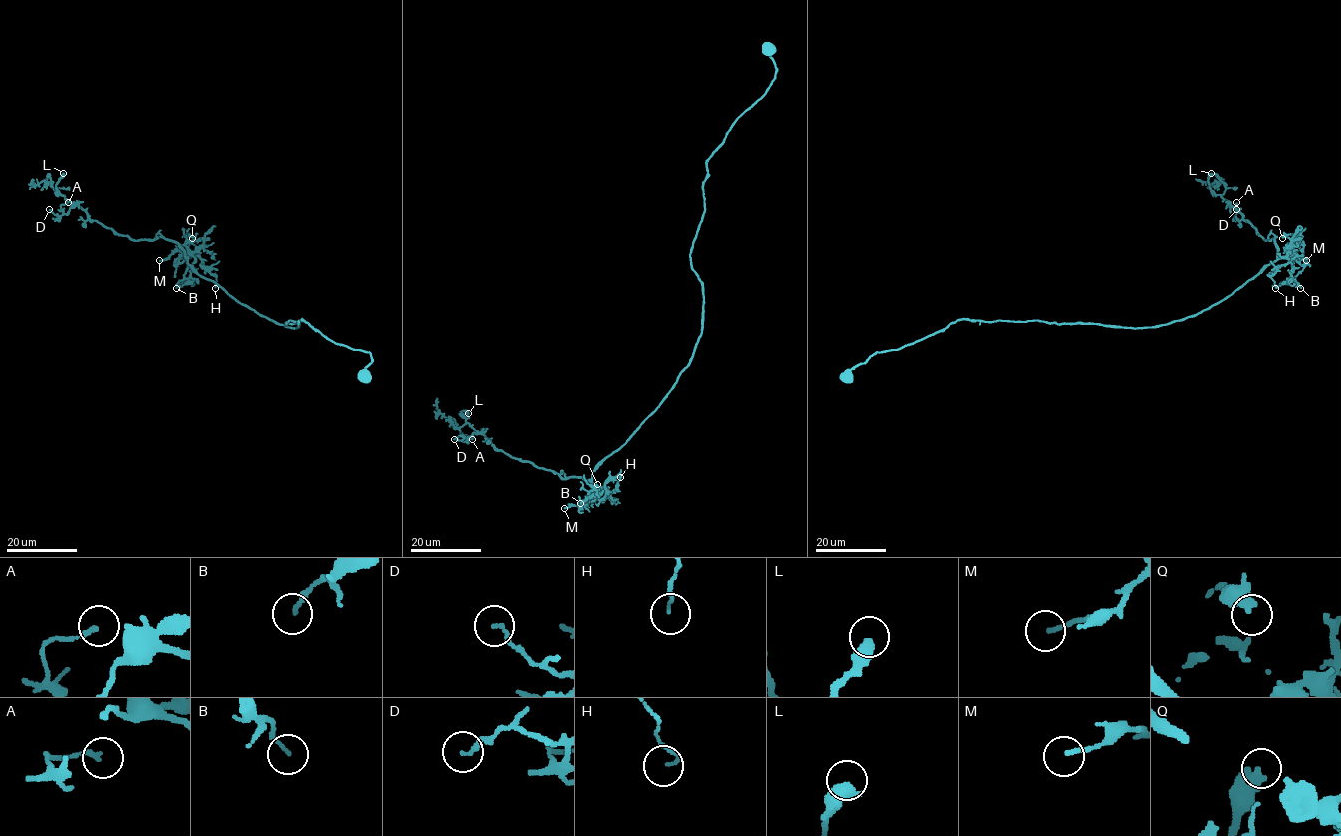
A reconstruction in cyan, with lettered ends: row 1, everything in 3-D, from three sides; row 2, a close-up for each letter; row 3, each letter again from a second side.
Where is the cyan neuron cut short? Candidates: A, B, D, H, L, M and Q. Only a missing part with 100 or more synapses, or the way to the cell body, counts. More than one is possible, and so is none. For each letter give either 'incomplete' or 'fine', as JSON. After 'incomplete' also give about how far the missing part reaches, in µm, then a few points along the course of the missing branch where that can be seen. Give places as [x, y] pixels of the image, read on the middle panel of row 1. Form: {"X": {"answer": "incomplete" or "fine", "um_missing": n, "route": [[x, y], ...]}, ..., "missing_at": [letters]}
{"A": {"answer": "fine"}, "B": {"answer": "fine"}, "D": {"answer": "fine"}, "H": {"answer": "fine"}, "L": {"answer": "fine"}, "M": {"answer": "fine"}, "Q": {"answer": "fine"}, "missing_at": []}

